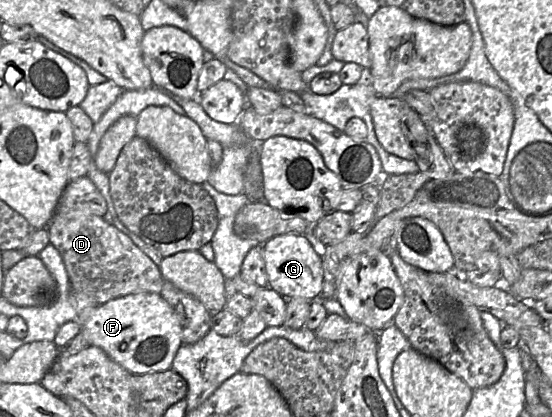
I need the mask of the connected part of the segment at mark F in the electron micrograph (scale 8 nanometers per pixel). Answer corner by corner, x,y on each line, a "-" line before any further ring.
135,293
98,305
84,320
81,331
88,344
97,346
131,374
170,370
183,344
177,314
157,293

